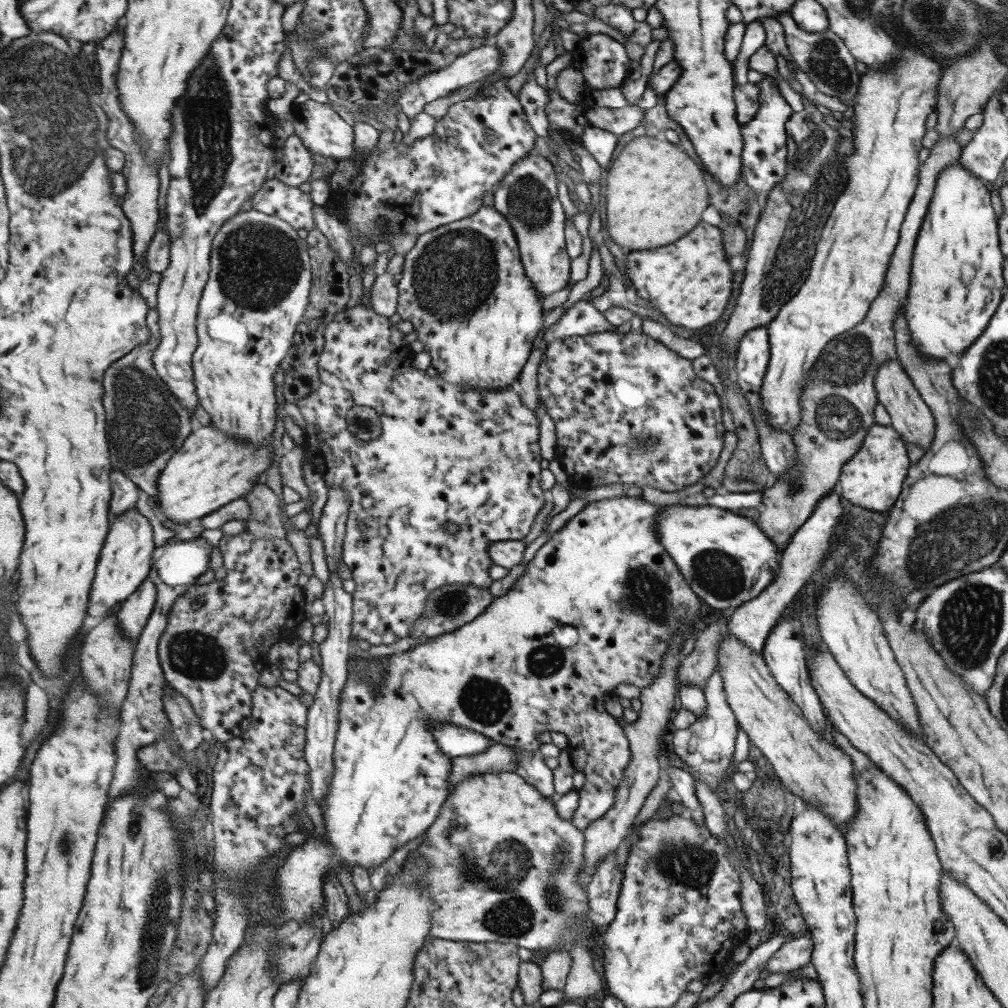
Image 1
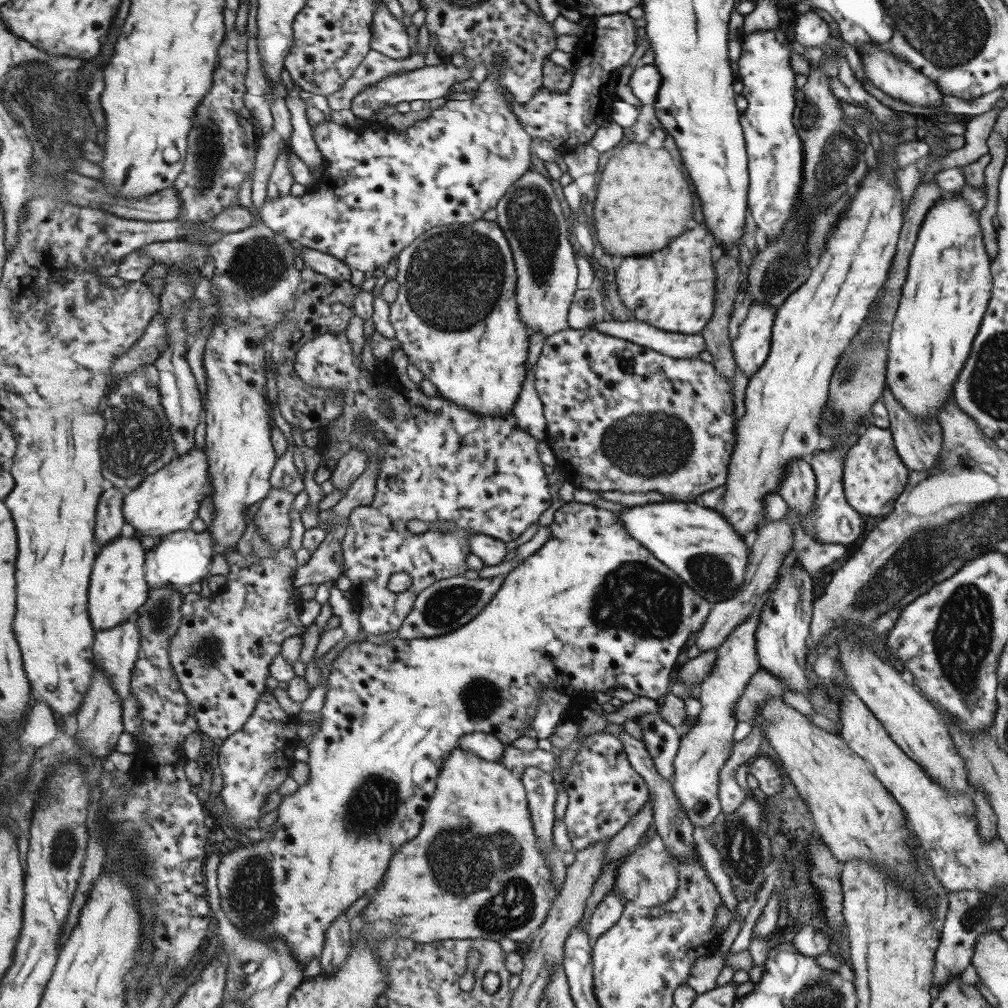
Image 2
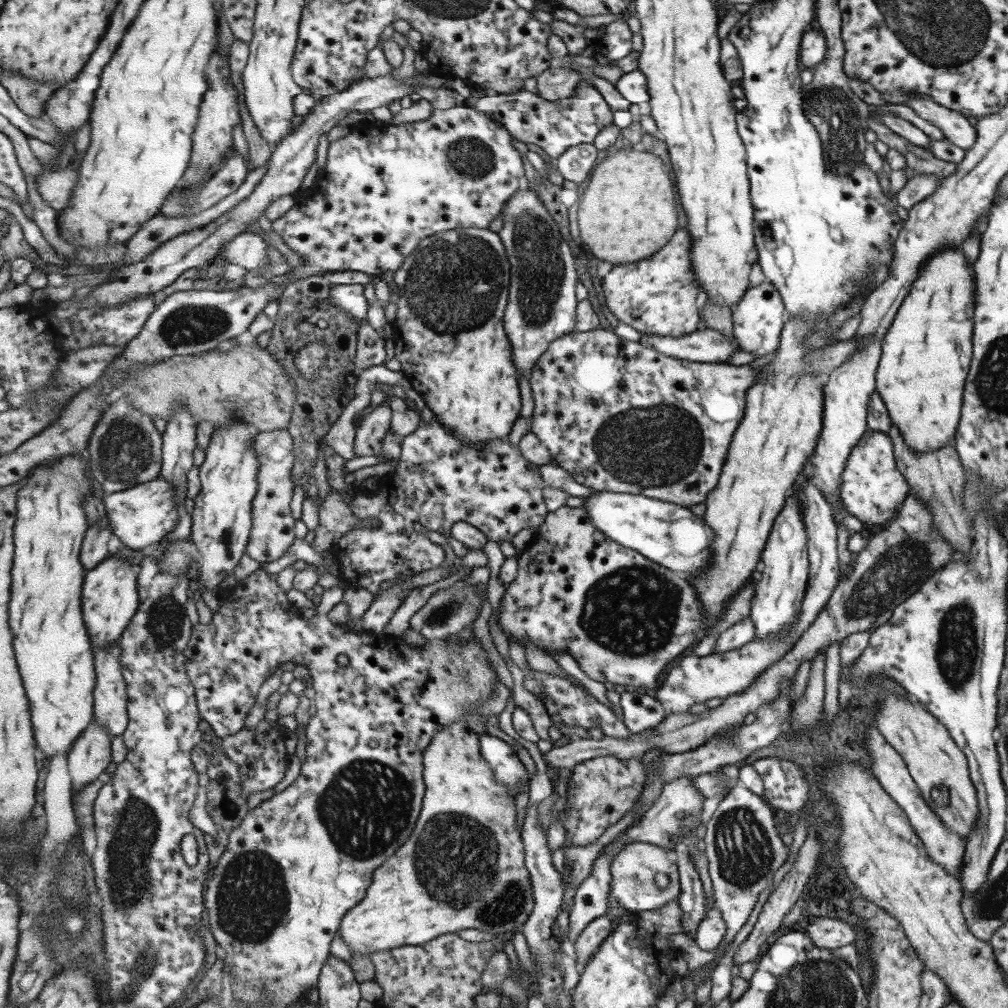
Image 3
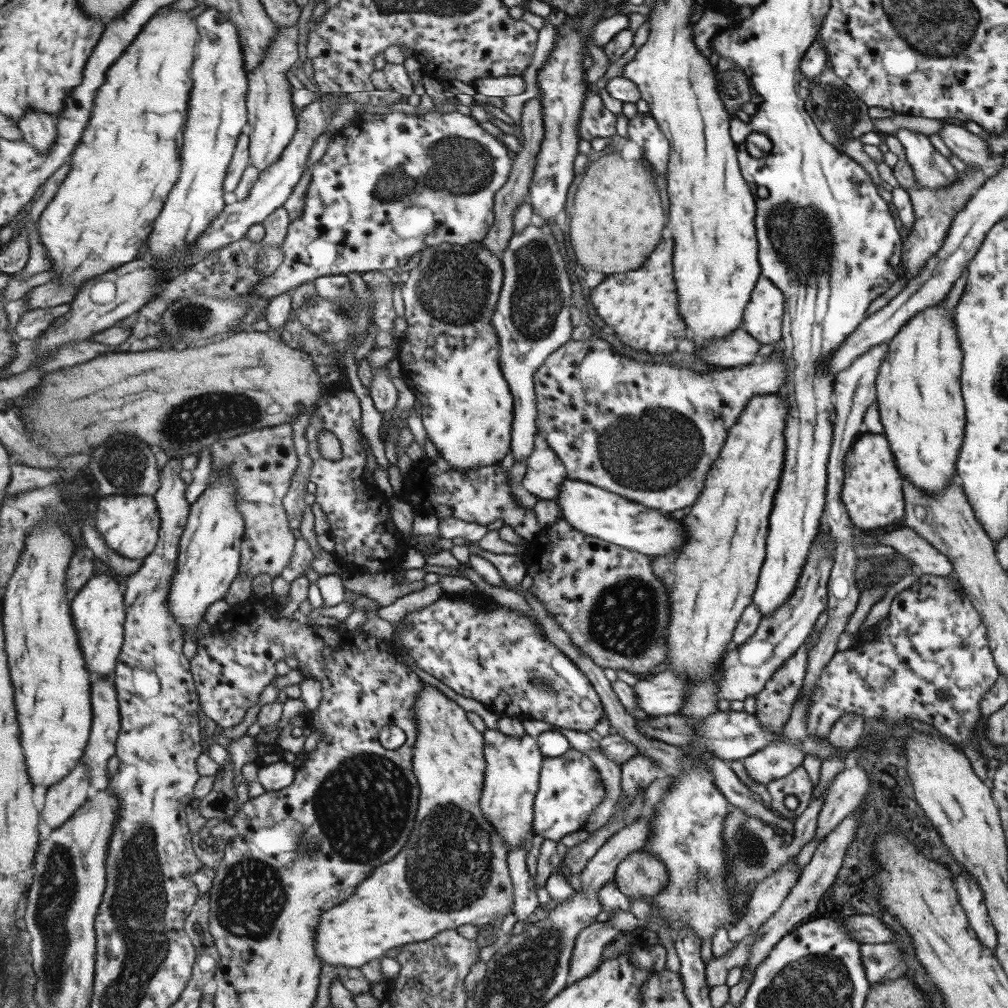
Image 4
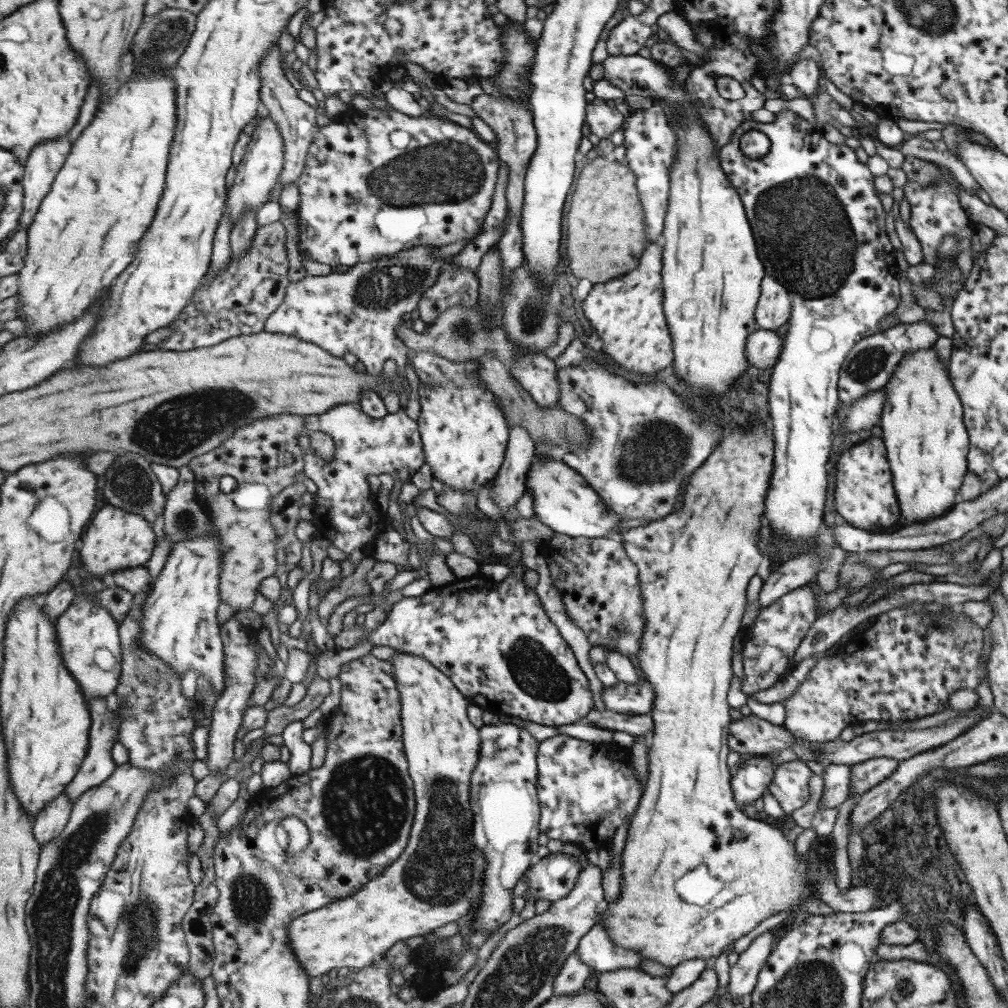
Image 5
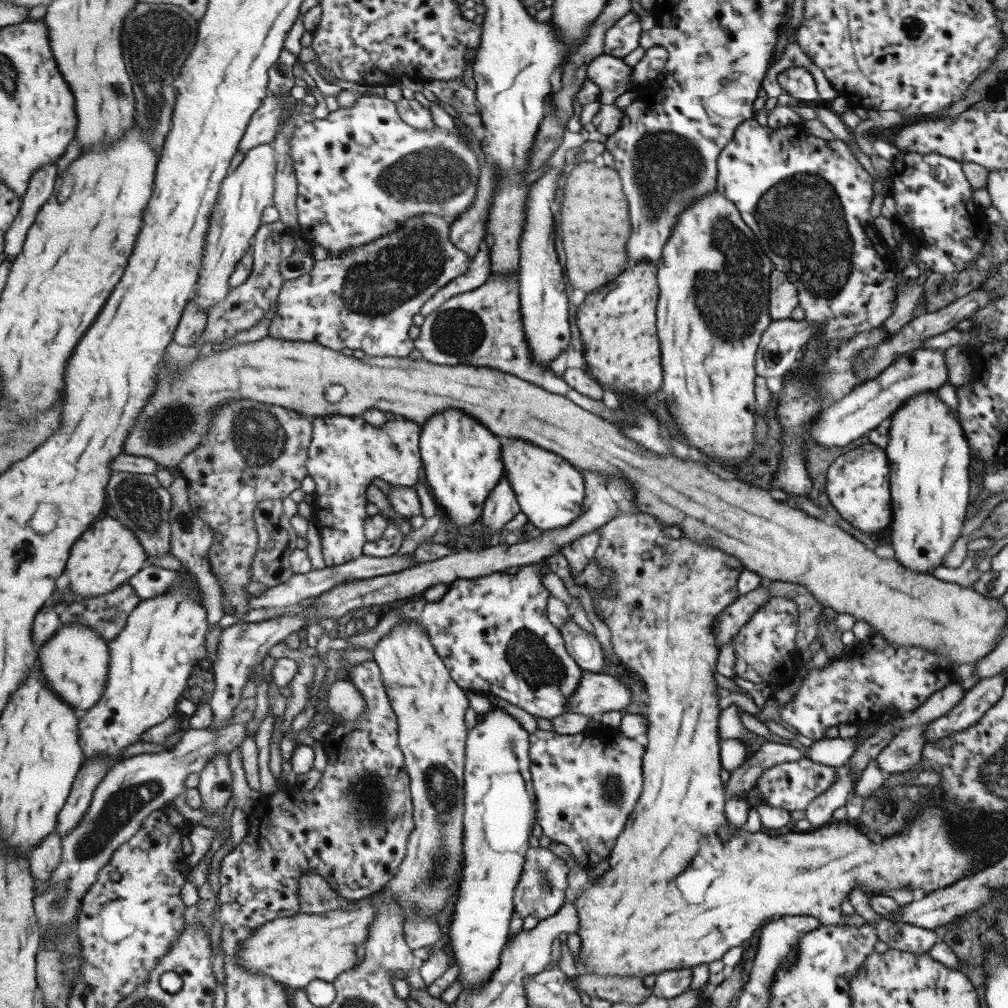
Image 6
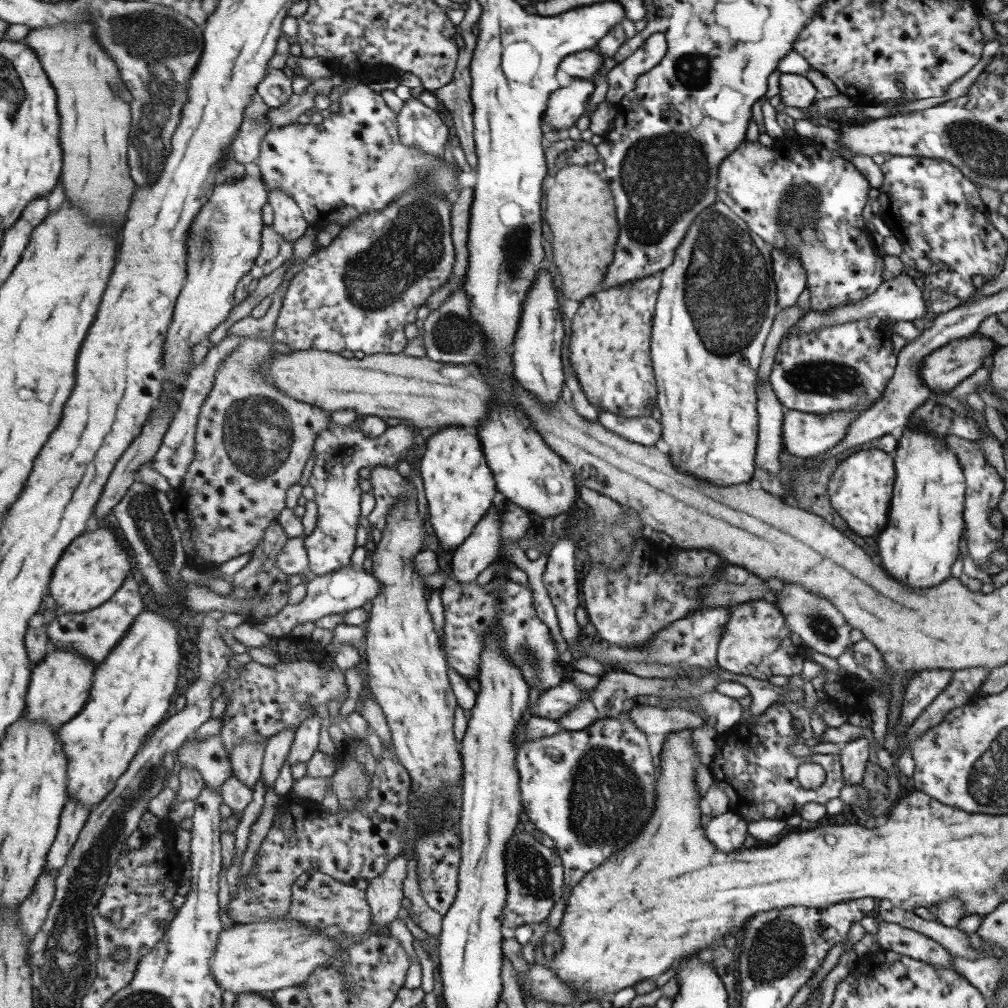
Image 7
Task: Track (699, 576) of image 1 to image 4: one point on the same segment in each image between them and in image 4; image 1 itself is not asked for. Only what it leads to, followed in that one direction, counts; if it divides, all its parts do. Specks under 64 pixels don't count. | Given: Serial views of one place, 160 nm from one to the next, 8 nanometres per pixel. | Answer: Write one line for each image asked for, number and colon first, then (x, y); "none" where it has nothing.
2: (695, 542)
3: (670, 535)
4: (593, 511)

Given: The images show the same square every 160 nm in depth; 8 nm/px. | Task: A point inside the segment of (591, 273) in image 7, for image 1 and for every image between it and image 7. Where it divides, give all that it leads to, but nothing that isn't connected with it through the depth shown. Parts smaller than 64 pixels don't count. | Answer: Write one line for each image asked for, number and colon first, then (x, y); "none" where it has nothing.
1: (655, 193)
2: (643, 200)
3: (629, 194)
4: (616, 219)
5: (604, 240)
6: (596, 226)

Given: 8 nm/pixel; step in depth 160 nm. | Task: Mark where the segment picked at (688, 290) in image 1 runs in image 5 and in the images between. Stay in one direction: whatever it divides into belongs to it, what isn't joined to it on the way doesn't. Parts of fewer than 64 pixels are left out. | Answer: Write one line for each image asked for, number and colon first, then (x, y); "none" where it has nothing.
2: (673, 290)
3: (656, 295)
4: (639, 305)
5: (626, 312)

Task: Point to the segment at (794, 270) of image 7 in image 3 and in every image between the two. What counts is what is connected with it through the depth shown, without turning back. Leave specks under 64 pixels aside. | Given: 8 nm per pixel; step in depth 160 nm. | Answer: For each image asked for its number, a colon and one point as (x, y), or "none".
3: (757, 319)
4: (762, 317)
5: (773, 307)
6: (782, 298)

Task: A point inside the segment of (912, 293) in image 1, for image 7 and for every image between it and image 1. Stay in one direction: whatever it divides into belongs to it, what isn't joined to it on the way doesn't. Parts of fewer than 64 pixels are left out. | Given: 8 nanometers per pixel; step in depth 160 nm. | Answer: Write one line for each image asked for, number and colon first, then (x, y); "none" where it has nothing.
2: (947, 284)
3: (925, 352)
4: (917, 390)
5: (921, 425)
6: (928, 456)
7: (919, 543)

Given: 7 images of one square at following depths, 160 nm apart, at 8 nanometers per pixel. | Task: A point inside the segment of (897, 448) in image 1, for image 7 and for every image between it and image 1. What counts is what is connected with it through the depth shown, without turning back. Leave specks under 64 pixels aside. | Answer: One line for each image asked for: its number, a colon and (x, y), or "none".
2: (873, 476)
3: (871, 489)
4: (871, 492)
5: (864, 497)
6: (857, 483)
7: (860, 487)

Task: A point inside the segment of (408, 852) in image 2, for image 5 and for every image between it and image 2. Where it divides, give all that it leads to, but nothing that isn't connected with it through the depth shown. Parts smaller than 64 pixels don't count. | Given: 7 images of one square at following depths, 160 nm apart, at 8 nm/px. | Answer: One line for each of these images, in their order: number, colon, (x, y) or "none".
3: (480, 880)
4: (453, 871)
5: (408, 902)

